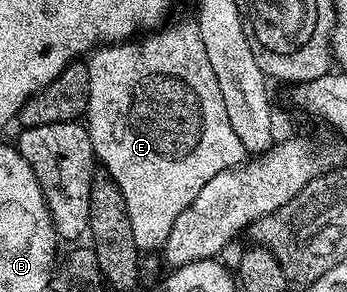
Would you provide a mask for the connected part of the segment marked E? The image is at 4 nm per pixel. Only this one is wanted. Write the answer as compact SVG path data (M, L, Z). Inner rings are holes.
M192 22L171 24L127 42L101 46L95 49L86 60L90 74L90 98L86 113L86 127L92 139L92 150L96 154L97 161L102 165L103 171L111 176L112 181L122 190L122 198L126 198L126 210L130 214L130 230L134 234L137 248L141 250L159 249L170 234L178 214L182 214L182 210L186 210L186 206L190 206L190 202L194 202L194 198L198 198L202 186L206 186L206 182L210 182L210 178L214 178L214 174L222 174L226 169L234 168L246 160L244 146L239 141L237 134L234 134L234 129L230 126L230 121L226 116L225 103L222 102L222 91L218 88L213 67L210 66L210 61L206 58L206 48L202 44L202 38L199 37L199 30Z

